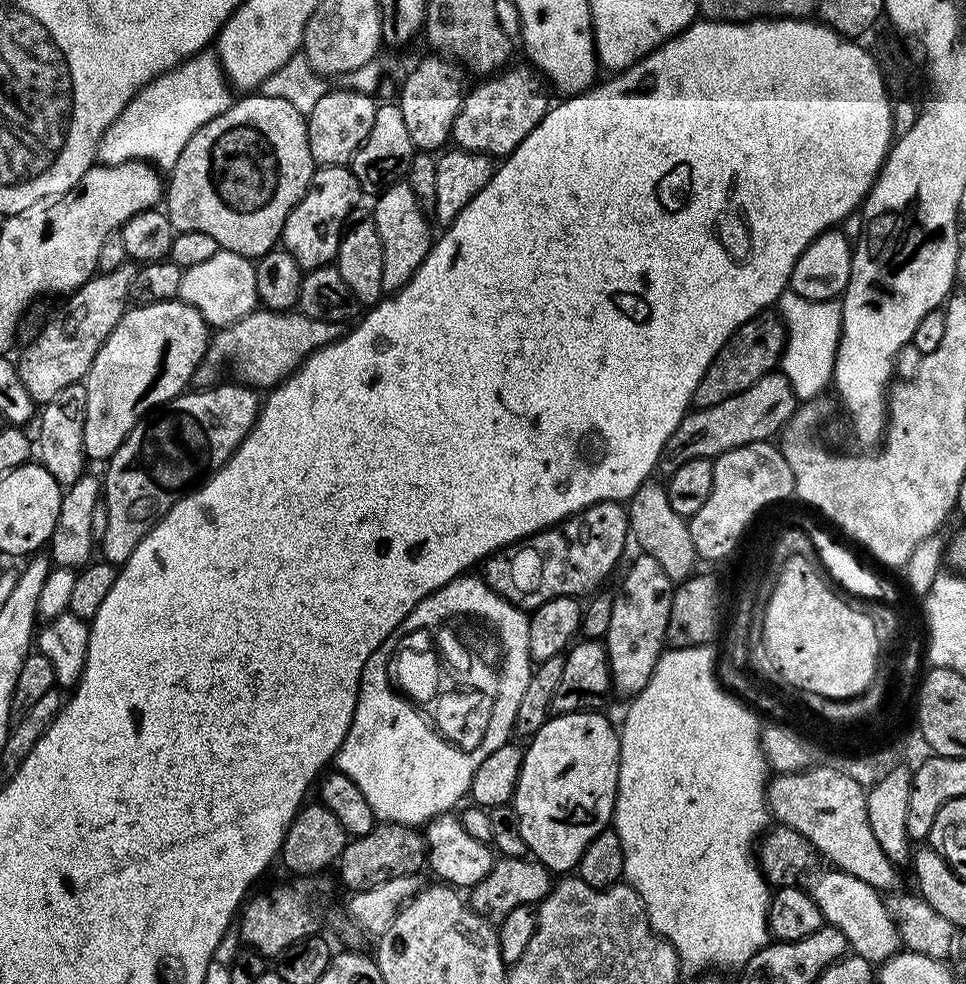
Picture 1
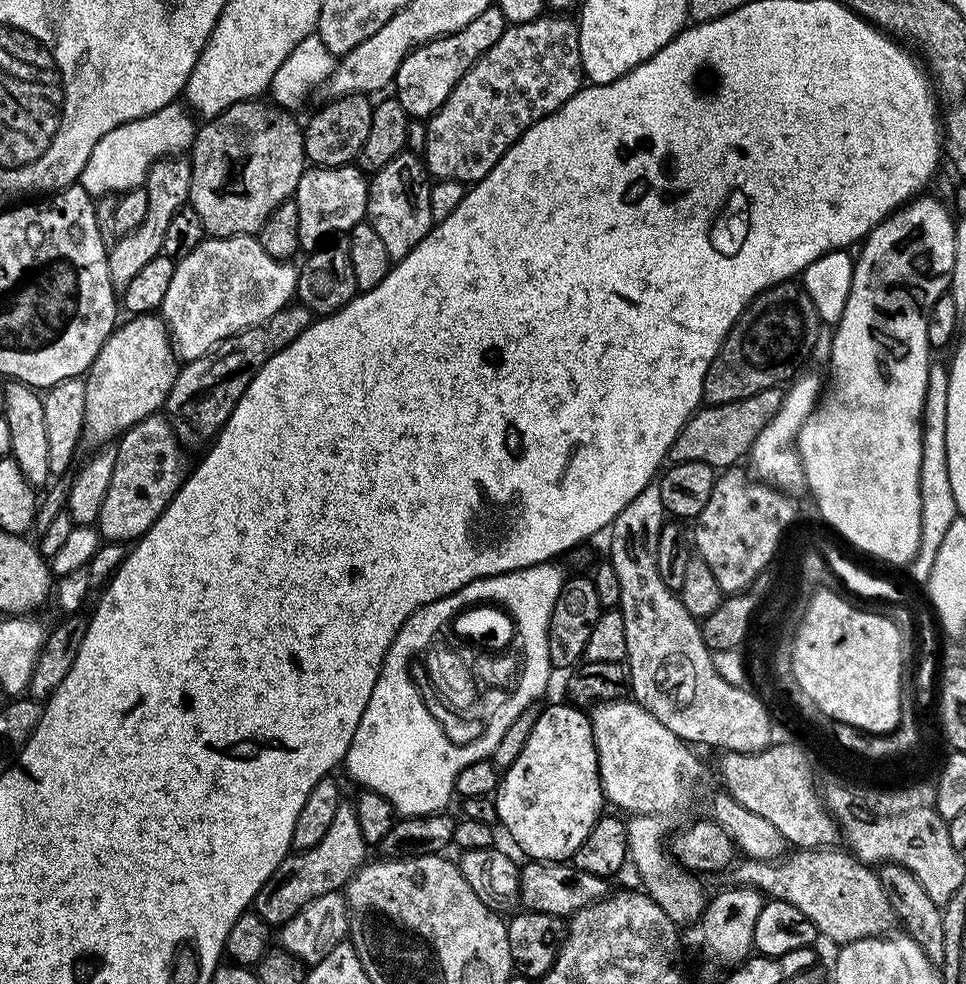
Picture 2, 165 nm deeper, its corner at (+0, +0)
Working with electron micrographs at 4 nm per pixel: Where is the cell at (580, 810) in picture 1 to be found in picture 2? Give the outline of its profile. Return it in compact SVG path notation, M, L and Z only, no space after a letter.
M571 702L564 704L552 704L545 712L541 711L534 722L534 730L530 730L530 738L526 738L526 746L522 746L522 754L514 761L514 766L503 769L500 783L494 793L494 801L497 808L497 818L499 827L504 827L508 831L508 836L528 855L529 861L533 860L562 860L571 861L572 855L582 846L582 841L586 839L586 834L600 819L606 808L604 791L600 785L600 771L598 770L598 754L594 746L594 734L592 733L592 722L589 713L583 707L577 706Z

